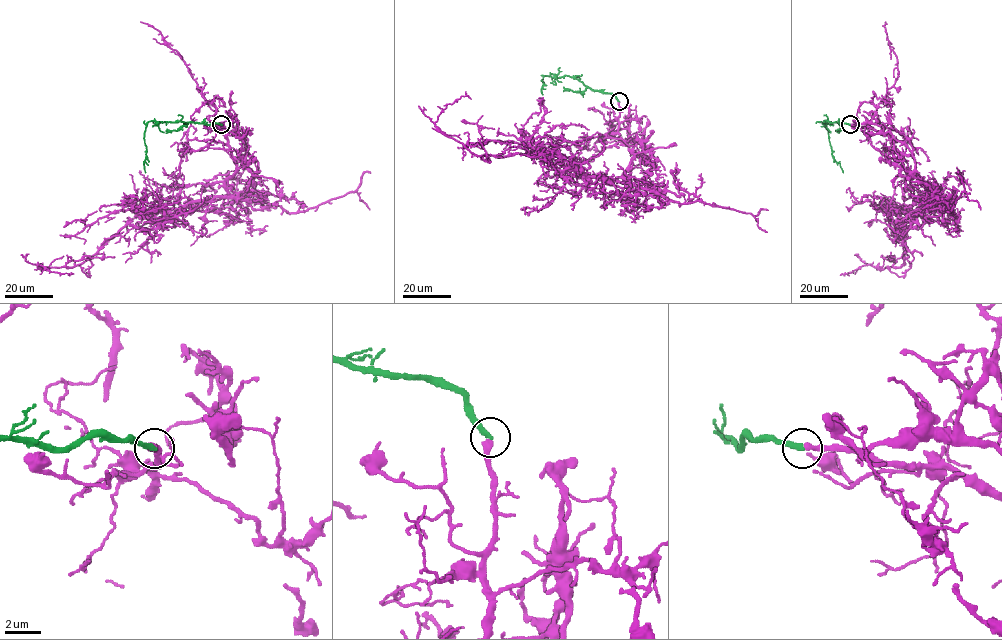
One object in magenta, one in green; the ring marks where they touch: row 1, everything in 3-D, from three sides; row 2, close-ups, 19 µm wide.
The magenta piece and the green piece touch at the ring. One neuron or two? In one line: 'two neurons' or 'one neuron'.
one neuron

